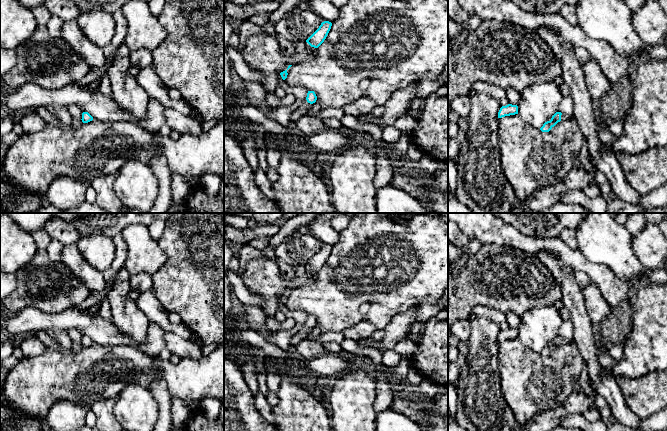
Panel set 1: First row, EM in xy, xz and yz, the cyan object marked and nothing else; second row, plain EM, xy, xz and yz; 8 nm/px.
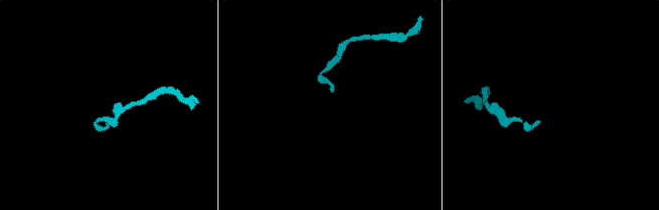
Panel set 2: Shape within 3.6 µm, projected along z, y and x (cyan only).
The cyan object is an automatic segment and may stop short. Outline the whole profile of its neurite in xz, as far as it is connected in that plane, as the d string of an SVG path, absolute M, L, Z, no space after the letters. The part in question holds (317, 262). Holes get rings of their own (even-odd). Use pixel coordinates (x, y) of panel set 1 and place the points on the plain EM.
M324 245L321 247L319 252L306 264L306 266L314 272L318 272L326 263L332 247L329 245Z

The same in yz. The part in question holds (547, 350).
M556 336L550 345L547 345L543 348L543 350L540 352L542 356L549 356L558 346L561 344L566 344L571 342L572 340L568 340L561 336Z

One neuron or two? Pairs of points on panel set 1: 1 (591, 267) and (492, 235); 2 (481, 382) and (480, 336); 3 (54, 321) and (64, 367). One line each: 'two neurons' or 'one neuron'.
1: one neuron
2: one neuron
3: two neurons

